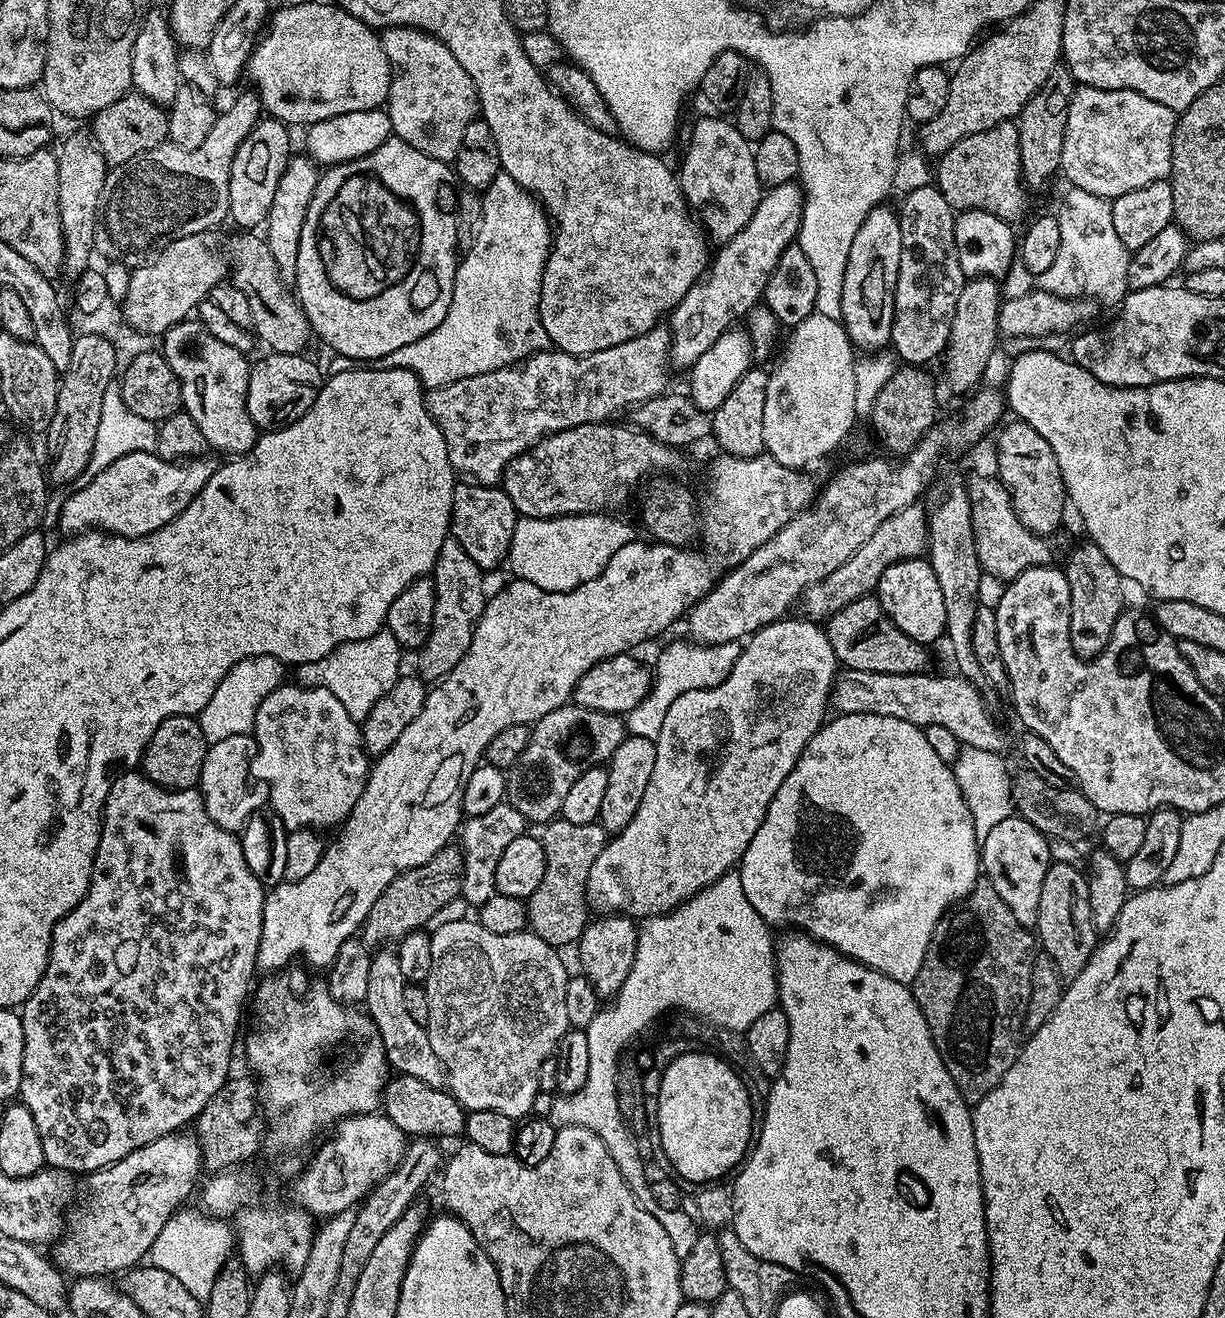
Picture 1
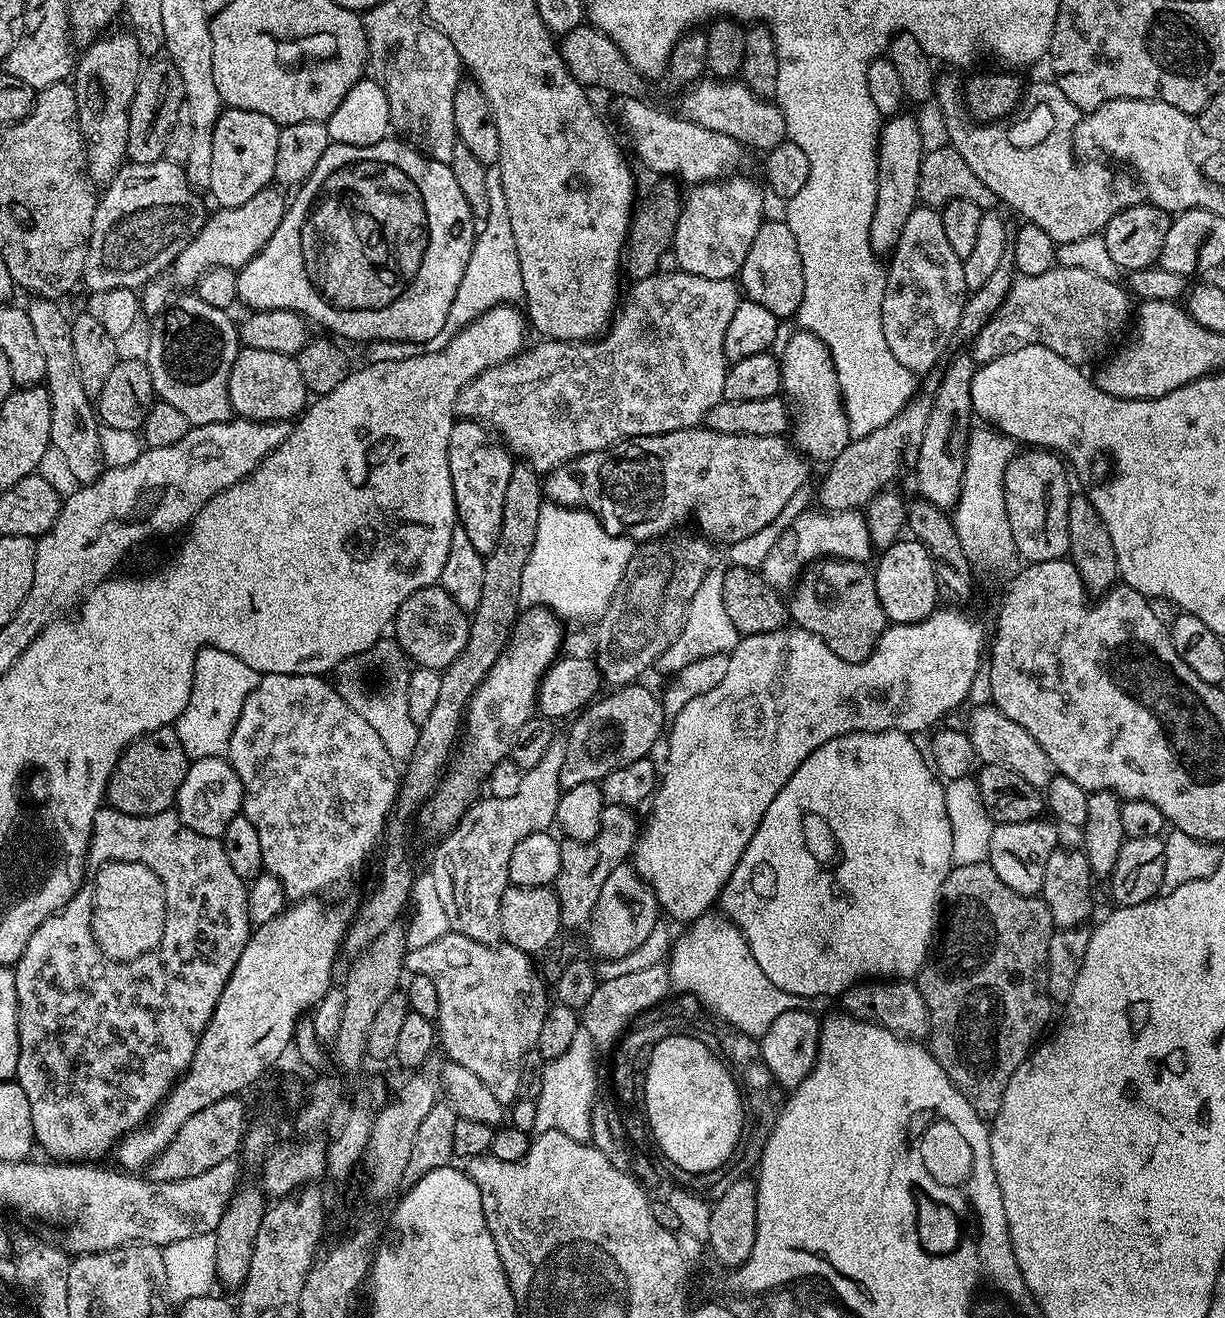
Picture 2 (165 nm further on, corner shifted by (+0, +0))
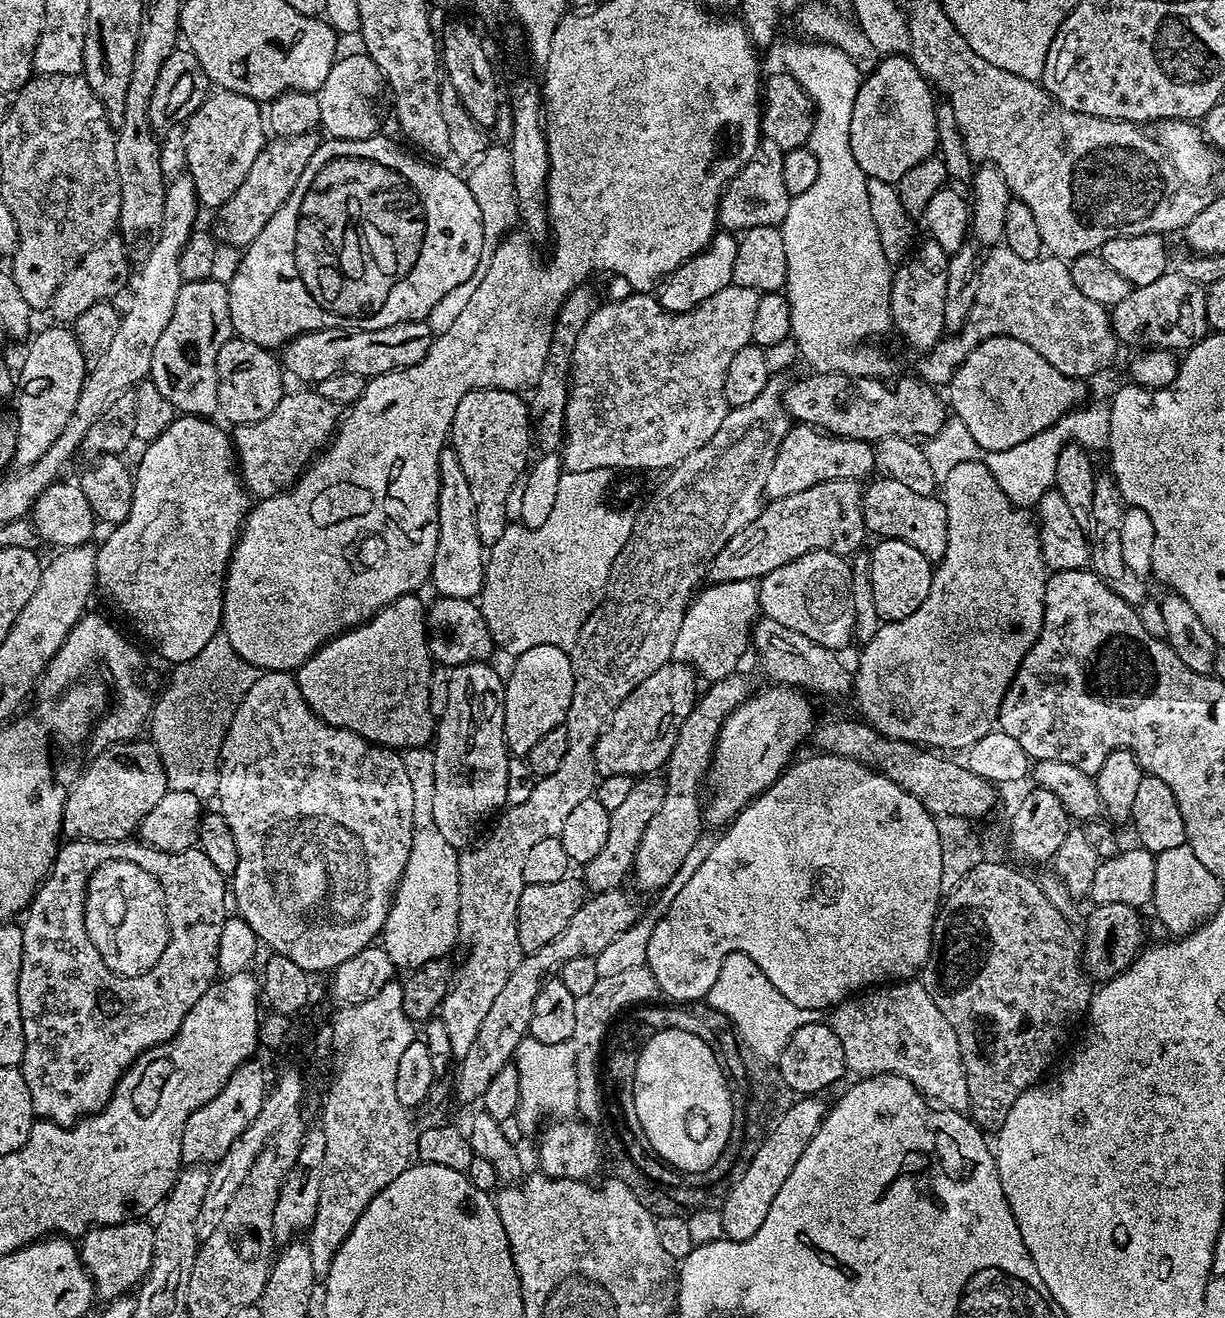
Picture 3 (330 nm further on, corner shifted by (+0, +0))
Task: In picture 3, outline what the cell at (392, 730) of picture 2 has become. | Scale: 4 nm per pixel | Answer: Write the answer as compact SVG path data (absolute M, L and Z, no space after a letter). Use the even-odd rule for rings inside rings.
M431 747L405 748L402 755L406 774L410 778L410 787L414 793L414 826L412 827L412 845L404 872L388 908L388 917L382 933L382 947L397 969L411 970L420 968L426 962L447 957L452 947L457 947L458 933L458 849L446 842L445 836L438 832L433 817L434 799L434 752Z

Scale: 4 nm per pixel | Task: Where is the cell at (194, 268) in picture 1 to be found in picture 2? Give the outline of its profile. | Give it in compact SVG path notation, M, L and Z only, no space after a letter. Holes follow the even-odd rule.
M265 190L254 194L254 198L242 202L237 208L220 208L209 215L204 228L180 251L178 258L172 263L170 276L180 284L195 285L196 281L206 274L209 268L243 268L250 258L254 258L274 238L274 230L278 230L278 222L282 222L286 207L285 193Z

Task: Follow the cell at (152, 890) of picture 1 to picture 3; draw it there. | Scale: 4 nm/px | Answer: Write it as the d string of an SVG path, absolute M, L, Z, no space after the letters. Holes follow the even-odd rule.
M129 838L127 840L68 840L61 843L60 849L56 852L56 857L52 863L52 868L48 876L36 889L34 898L28 903L26 911L22 916L22 970L18 974L18 1006L22 1014L22 1030L24 1031L24 1057L18 1065L20 1073L26 1078L26 1090L30 1090L30 1102L33 1113L41 1120L53 1120L55 1124L71 1126L83 1120L86 1116L92 1116L95 1112L100 1112L108 1105L108 1100L112 1097L112 1091L116 1089L116 1083L122 1078L124 1071L130 1067L141 1054L150 1050L154 1046L164 1044L182 1026L190 1006L206 994L206 990L217 979L220 971L218 964L218 944L222 937L222 926L230 915L230 892L226 887L226 877L217 870L210 858L202 854L199 846L193 846L181 852L164 852L161 848L154 848L151 844L145 844L139 838ZM115 860L125 860L136 863L143 870L158 880L165 892L165 910L168 915L169 941L162 951L162 956L150 970L138 977L120 977L114 974L103 964L99 957L98 950L94 948L93 942L87 938L84 929L84 901L87 898L87 884L92 872L98 870L104 863Z

